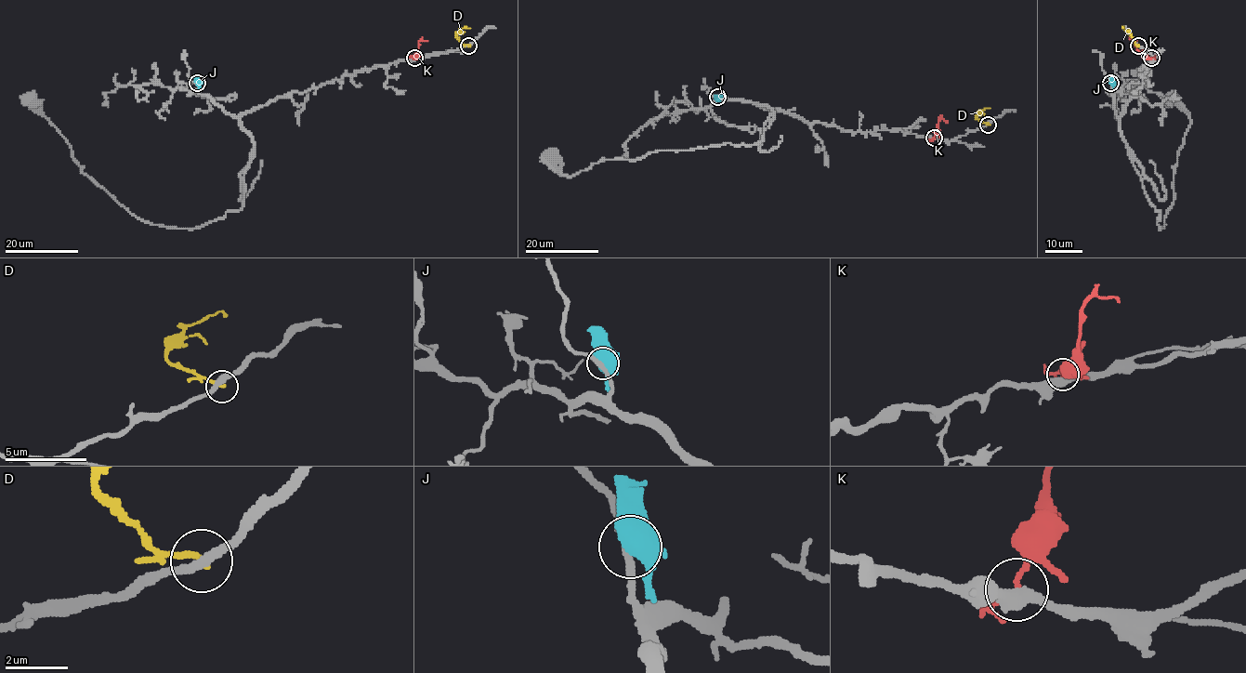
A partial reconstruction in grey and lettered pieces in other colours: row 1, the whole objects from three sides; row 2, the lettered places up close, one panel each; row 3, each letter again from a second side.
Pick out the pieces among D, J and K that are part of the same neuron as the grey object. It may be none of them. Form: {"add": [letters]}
{"add": []}

